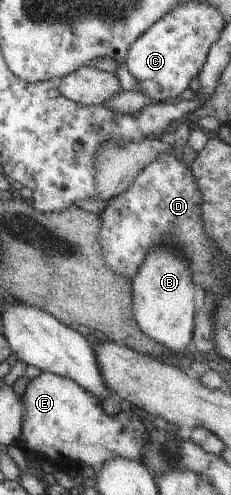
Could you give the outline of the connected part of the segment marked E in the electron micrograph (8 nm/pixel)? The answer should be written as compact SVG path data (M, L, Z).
M40 372L29 380L21 396L24 415L16 445L24 453L30 451L32 455L36 451L50 457L56 451L78 465L88 465L94 471L112 457L141 463L140 451L146 441L146 429L132 409L120 409L117 414L108 415L101 407L102 399L94 397L71 379L48 372Z

